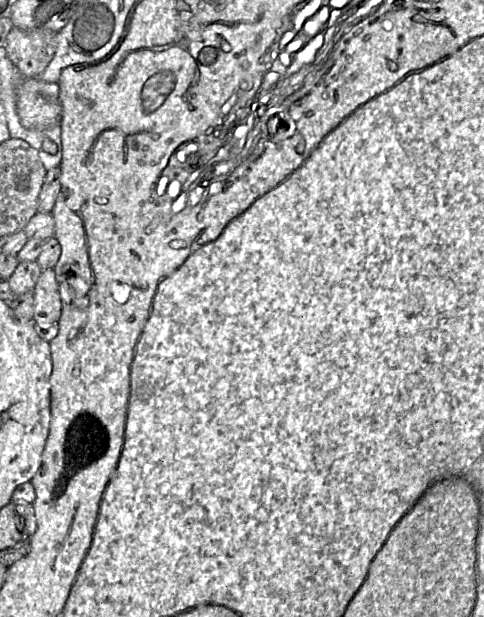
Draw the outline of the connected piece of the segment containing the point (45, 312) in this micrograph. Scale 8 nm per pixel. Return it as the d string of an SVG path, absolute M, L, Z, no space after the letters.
M54 269L42 270L35 285L34 323L53 325L60 321L62 302Z

